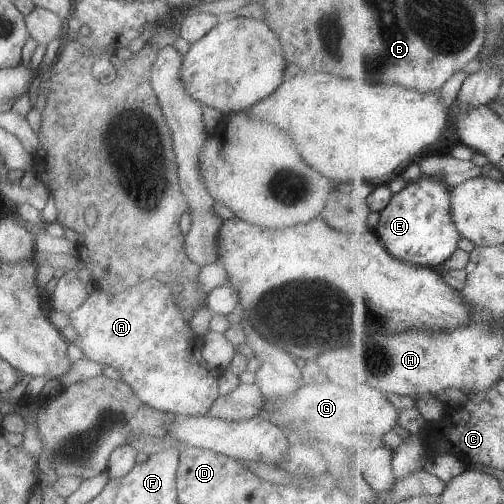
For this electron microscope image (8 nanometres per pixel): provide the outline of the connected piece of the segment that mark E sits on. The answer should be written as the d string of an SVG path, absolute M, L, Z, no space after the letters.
M419 178L409 182L374 218L372 227L385 248L399 260L439 270L442 270L445 260L459 249L463 238L451 214L451 188L445 186L443 180L437 182L437 178Z

